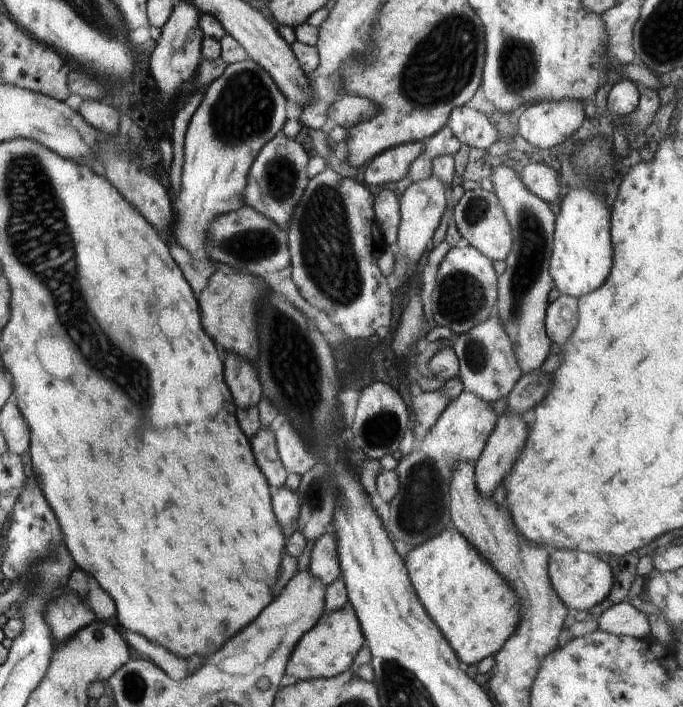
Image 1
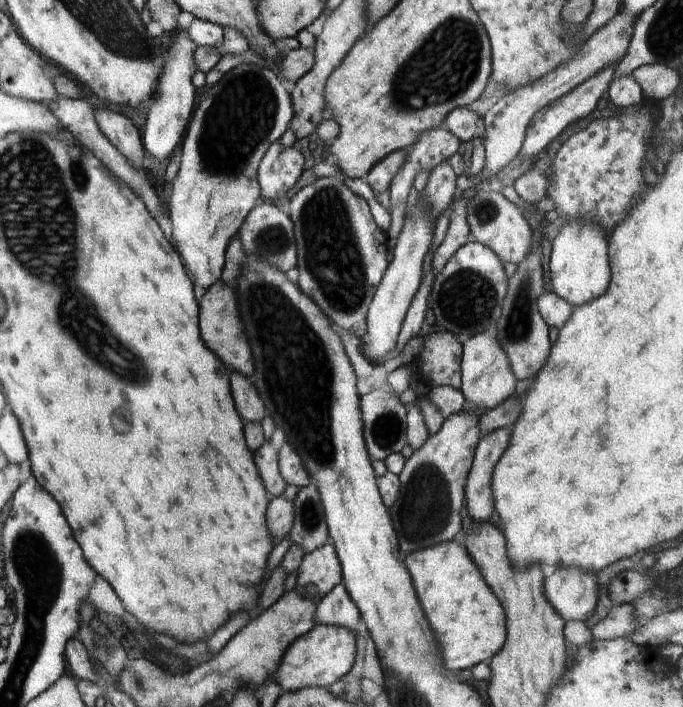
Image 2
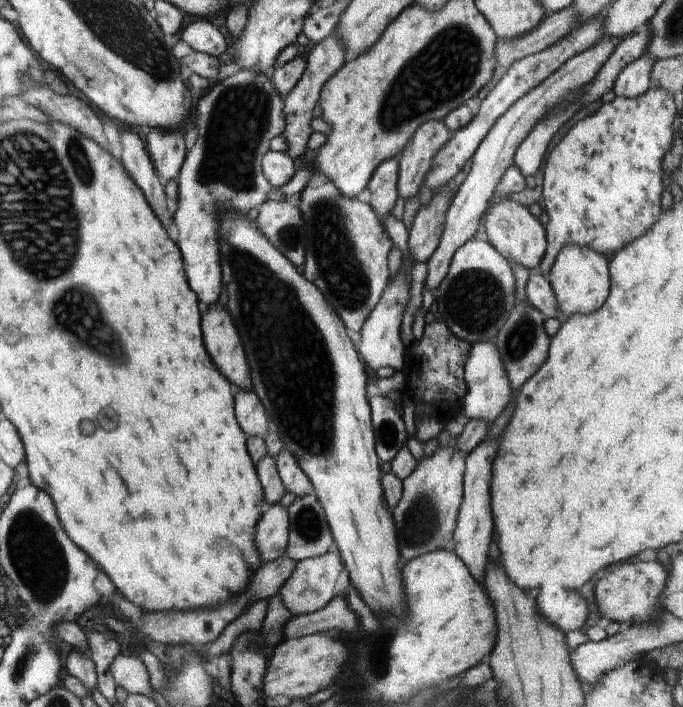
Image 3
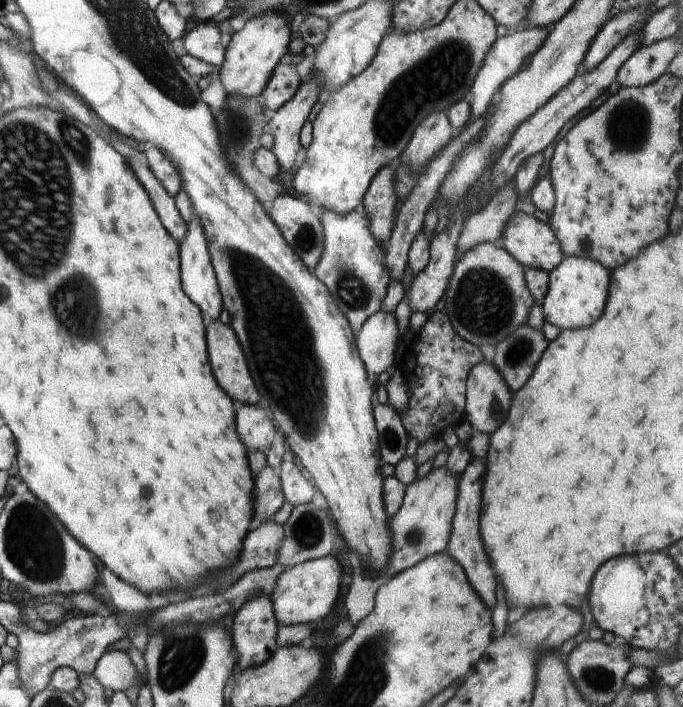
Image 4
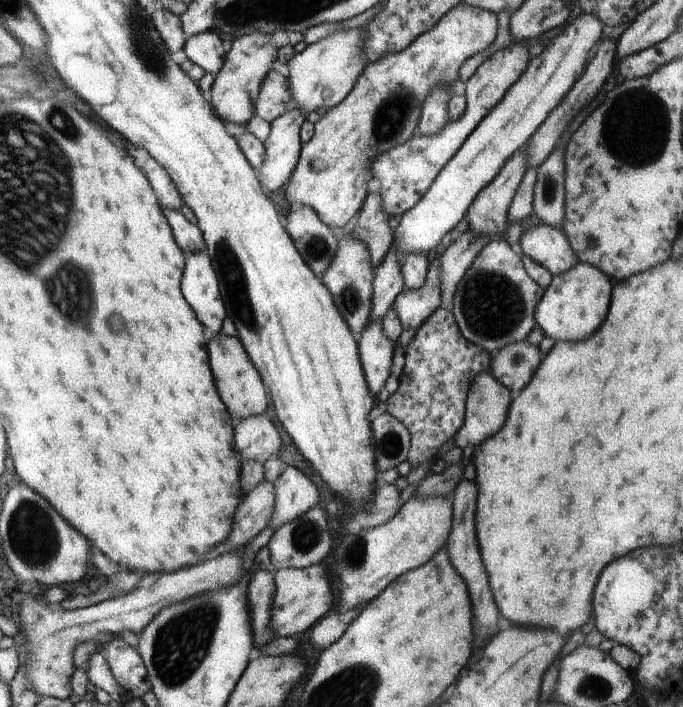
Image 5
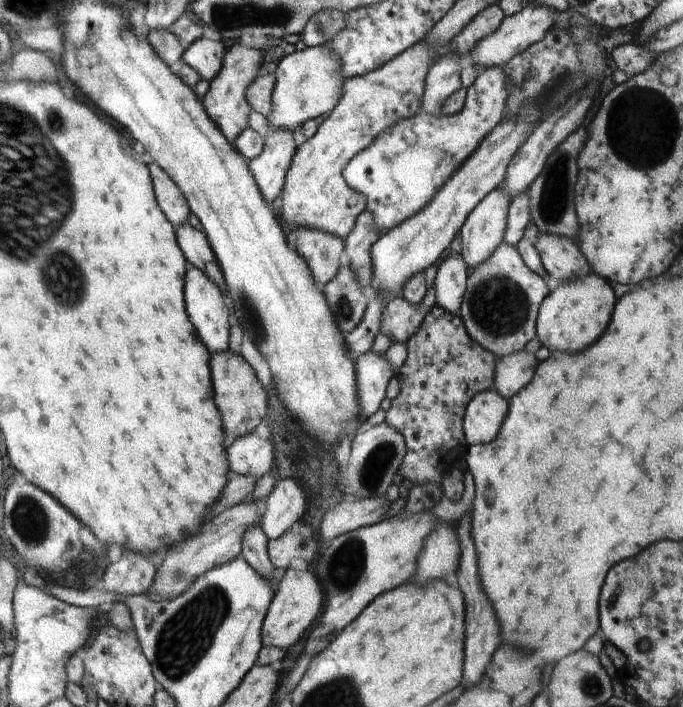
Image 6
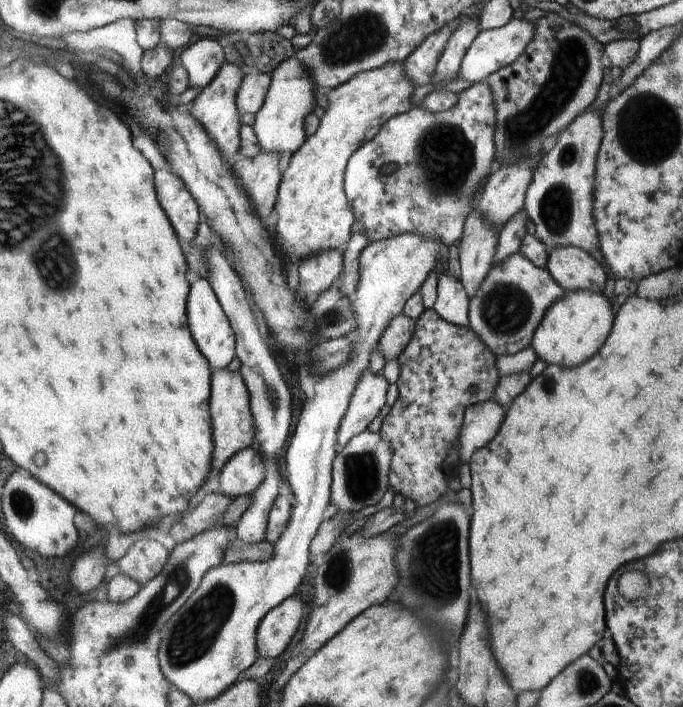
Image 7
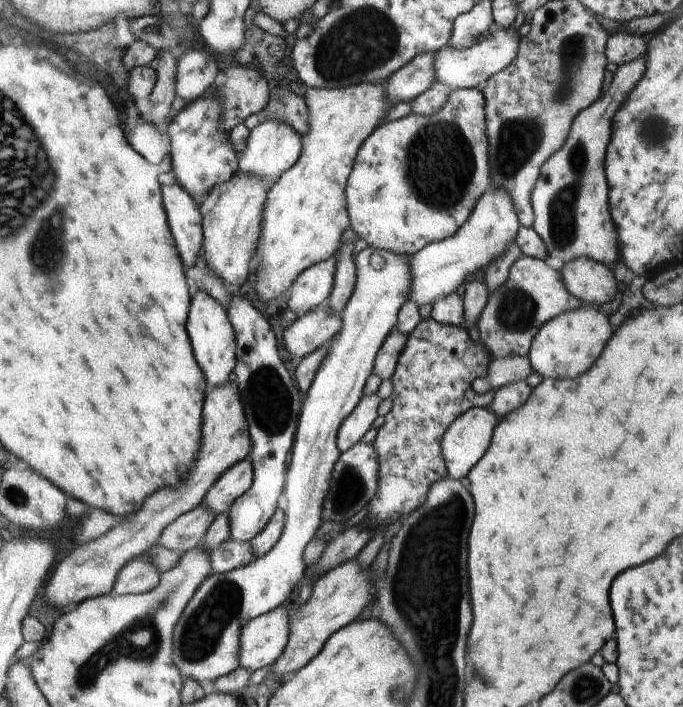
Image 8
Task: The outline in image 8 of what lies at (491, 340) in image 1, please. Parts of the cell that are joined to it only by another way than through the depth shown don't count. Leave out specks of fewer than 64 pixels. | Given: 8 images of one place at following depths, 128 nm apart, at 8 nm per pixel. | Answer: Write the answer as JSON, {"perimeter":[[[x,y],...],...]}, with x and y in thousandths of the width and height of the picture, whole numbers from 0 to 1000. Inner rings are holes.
{"perimeter":[[[694,576],[659,600],[650,612],[646,635],[660,678],[672,680],[678,673],[684,673],[688,663],[709,645],[731,595],[729,588],[717,577]]]}

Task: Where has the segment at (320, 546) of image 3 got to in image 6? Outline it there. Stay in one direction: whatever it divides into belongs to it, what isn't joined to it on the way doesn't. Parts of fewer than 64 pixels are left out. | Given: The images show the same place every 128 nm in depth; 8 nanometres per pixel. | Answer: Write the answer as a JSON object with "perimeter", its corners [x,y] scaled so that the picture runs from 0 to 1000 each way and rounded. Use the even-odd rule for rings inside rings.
{"perimeter":[[[442,736],[411,760],[395,762],[391,769],[395,795],[410,809],[430,801],[447,802],[466,785],[467,764],[460,764],[458,755],[457,743]]]}

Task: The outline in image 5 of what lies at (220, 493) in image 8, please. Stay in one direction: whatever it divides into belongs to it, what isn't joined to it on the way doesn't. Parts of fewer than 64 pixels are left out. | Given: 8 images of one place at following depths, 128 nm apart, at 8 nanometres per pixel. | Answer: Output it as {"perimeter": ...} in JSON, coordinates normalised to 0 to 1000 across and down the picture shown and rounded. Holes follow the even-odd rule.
{"perimeter":[[[359,588],[347,597],[343,608],[343,634],[354,651],[385,655],[397,645],[407,644],[410,617],[389,588]]]}

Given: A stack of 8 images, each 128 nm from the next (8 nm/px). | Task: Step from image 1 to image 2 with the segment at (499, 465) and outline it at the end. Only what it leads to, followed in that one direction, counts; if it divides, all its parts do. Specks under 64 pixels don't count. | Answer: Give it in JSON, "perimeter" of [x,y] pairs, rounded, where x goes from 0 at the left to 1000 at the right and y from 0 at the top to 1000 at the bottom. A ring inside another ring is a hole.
{"perimeter":[[[736,604],[706,617],[697,631],[694,649],[679,690],[685,730],[697,741],[709,741],[719,733],[723,719],[717,679],[732,645],[744,632],[748,610]]]}

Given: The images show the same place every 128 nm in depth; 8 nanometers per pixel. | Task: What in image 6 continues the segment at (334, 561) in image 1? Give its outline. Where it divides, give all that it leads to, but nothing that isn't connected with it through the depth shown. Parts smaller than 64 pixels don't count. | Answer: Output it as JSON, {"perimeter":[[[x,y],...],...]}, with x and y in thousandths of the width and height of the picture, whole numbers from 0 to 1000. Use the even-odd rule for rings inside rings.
{"perimeter":[[[430,801],[410,810],[394,861],[382,888],[382,907],[388,915],[407,915],[420,919],[433,911],[442,897],[452,894],[466,880],[474,863],[474,837],[461,810],[448,802]]]}

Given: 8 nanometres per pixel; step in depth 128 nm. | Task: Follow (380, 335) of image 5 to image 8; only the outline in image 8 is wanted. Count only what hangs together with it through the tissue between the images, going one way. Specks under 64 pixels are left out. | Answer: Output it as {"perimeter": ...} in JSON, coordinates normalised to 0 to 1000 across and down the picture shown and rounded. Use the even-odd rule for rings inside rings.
{"perimeter":[[[551,557],[530,559],[521,577],[515,580],[495,607],[493,632],[498,639],[518,631],[545,605],[548,594],[553,588],[556,569],[559,564]]]}

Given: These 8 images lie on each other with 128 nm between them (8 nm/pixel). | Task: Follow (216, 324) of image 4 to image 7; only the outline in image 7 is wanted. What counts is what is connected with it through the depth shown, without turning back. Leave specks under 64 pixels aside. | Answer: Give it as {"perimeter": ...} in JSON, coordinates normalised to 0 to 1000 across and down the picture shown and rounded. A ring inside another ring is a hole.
{"perimeter":[[[334,519],[309,525],[306,581],[312,603],[313,639],[310,665],[302,679],[300,690],[307,690],[315,683],[316,673],[338,645],[356,634],[370,631],[373,597],[367,584],[363,549],[359,549],[359,540],[351,528],[337,525]]]}

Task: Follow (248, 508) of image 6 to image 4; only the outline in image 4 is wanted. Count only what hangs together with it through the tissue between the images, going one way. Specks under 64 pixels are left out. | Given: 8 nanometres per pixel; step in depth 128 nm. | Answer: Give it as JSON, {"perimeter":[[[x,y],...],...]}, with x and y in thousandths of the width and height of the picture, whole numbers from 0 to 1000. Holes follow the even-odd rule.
{"perimeter":[[[389,658],[373,678],[373,714],[370,719],[373,741],[384,741],[398,733],[417,710],[411,679],[404,665]]]}

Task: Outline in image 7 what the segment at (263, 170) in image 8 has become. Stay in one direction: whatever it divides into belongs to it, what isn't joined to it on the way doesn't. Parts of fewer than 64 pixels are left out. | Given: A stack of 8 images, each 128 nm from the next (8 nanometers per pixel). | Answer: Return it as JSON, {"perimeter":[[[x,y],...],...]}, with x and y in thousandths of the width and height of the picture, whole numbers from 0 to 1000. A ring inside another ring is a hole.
{"perimeter":[[[432,79],[413,86],[401,98],[387,147],[375,160],[369,178],[384,214],[400,215],[411,221],[416,215],[425,215],[425,218],[433,215],[445,204],[449,194],[445,178],[447,164],[458,160],[460,150],[464,147],[460,134],[463,120],[452,102],[447,100]]]}

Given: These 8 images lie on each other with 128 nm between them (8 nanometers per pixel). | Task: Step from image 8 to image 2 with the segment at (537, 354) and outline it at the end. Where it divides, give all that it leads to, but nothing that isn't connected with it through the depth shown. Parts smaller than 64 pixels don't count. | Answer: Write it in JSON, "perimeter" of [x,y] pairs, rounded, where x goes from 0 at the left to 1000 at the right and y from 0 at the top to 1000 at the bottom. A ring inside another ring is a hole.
{"perimeter":[[[829,313],[820,328],[808,339],[805,362],[805,392],[802,406],[829,424],[839,436],[873,424],[887,414],[895,396],[895,382],[890,355],[890,332],[873,317],[857,313]]]}

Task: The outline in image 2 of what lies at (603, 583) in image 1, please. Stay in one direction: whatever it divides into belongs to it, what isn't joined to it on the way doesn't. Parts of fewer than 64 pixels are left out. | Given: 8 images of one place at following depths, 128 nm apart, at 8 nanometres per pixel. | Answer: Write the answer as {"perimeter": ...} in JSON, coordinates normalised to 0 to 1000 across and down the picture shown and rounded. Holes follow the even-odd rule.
{"perimeter":[[[814,803],[798,823],[799,849],[827,880],[857,878],[871,866],[877,827],[870,809],[855,809],[849,803]]]}

